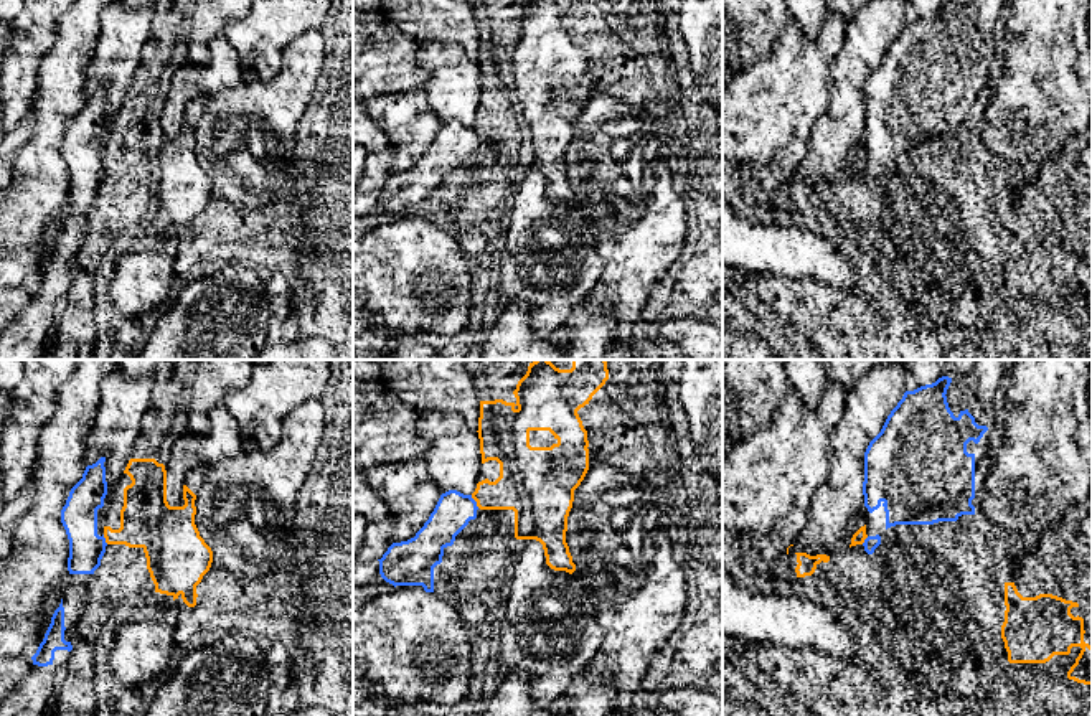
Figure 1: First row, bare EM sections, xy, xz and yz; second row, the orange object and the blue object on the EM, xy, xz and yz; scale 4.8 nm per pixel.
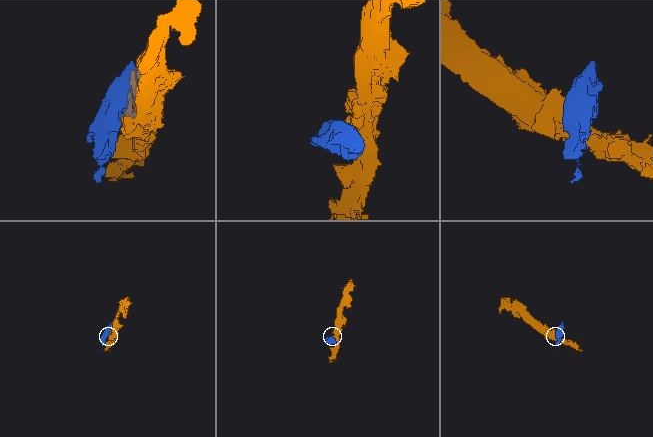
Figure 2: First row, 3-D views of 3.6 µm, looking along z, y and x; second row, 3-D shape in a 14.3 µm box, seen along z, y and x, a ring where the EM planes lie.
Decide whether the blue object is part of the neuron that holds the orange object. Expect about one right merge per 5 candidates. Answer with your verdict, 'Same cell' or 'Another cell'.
Another cell

